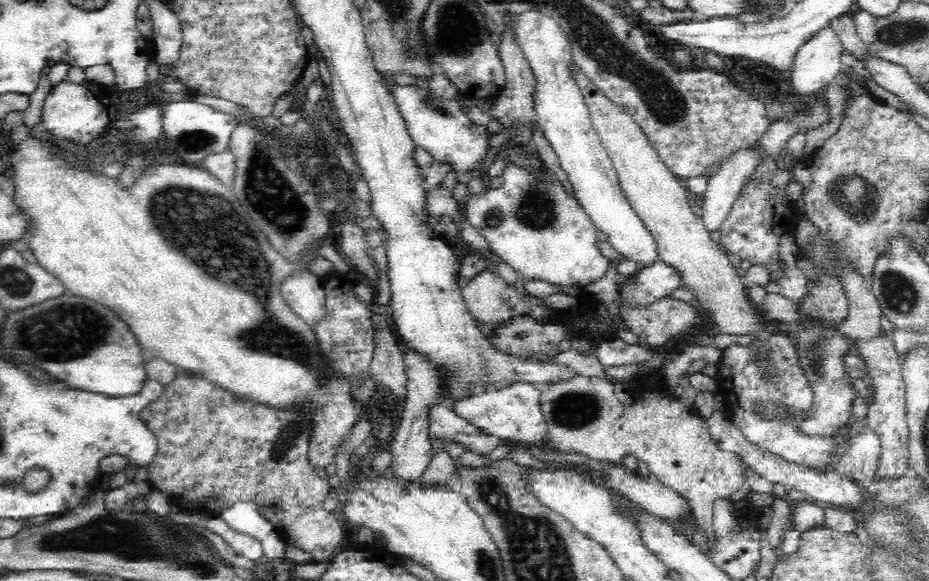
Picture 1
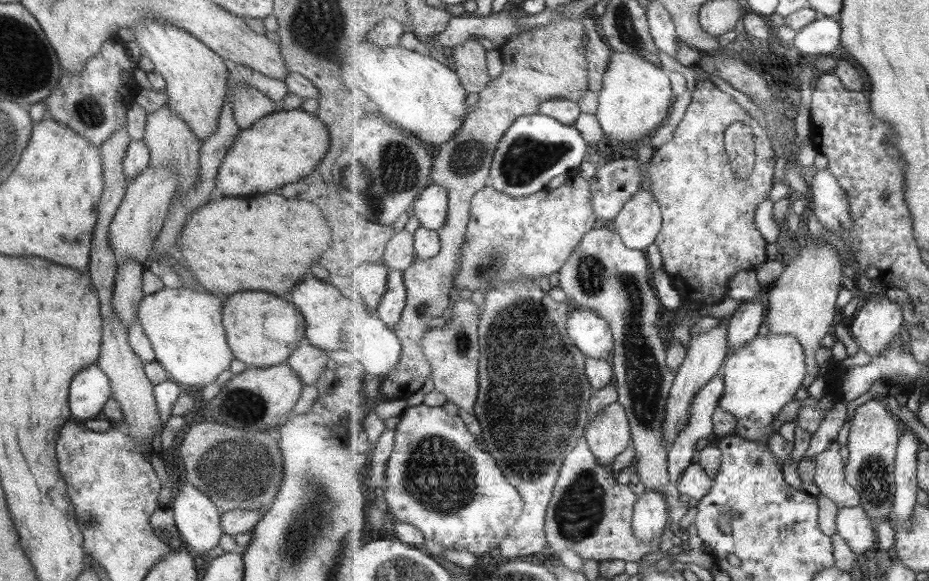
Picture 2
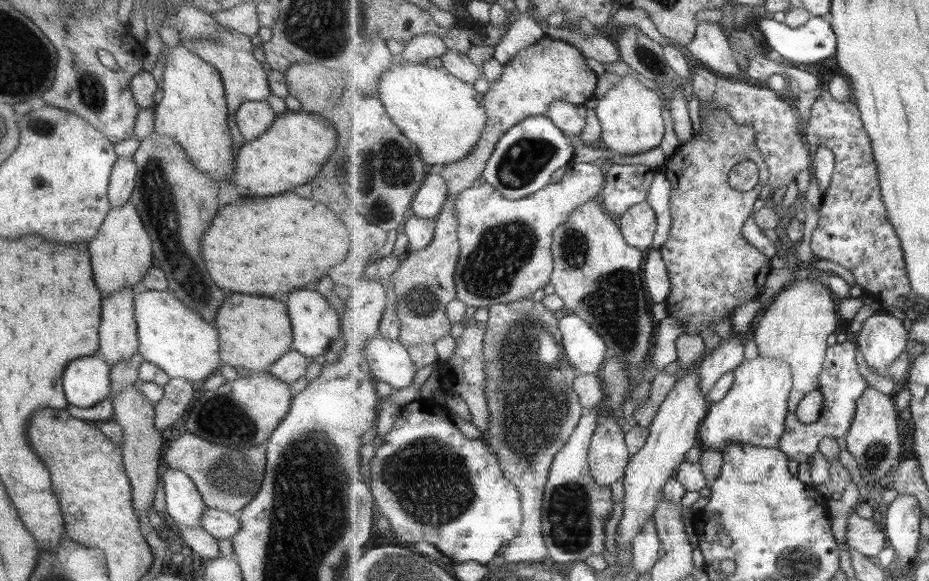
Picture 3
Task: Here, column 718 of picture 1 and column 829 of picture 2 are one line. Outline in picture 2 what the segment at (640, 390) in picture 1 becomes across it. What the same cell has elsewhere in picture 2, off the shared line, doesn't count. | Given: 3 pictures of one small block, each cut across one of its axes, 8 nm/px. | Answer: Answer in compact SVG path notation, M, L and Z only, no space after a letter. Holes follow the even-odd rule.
M833 442L832 447L817 455L816 459L815 484L819 486L819 492L833 501L838 508L859 506L861 493L846 479L846 466L841 460L841 445Z

